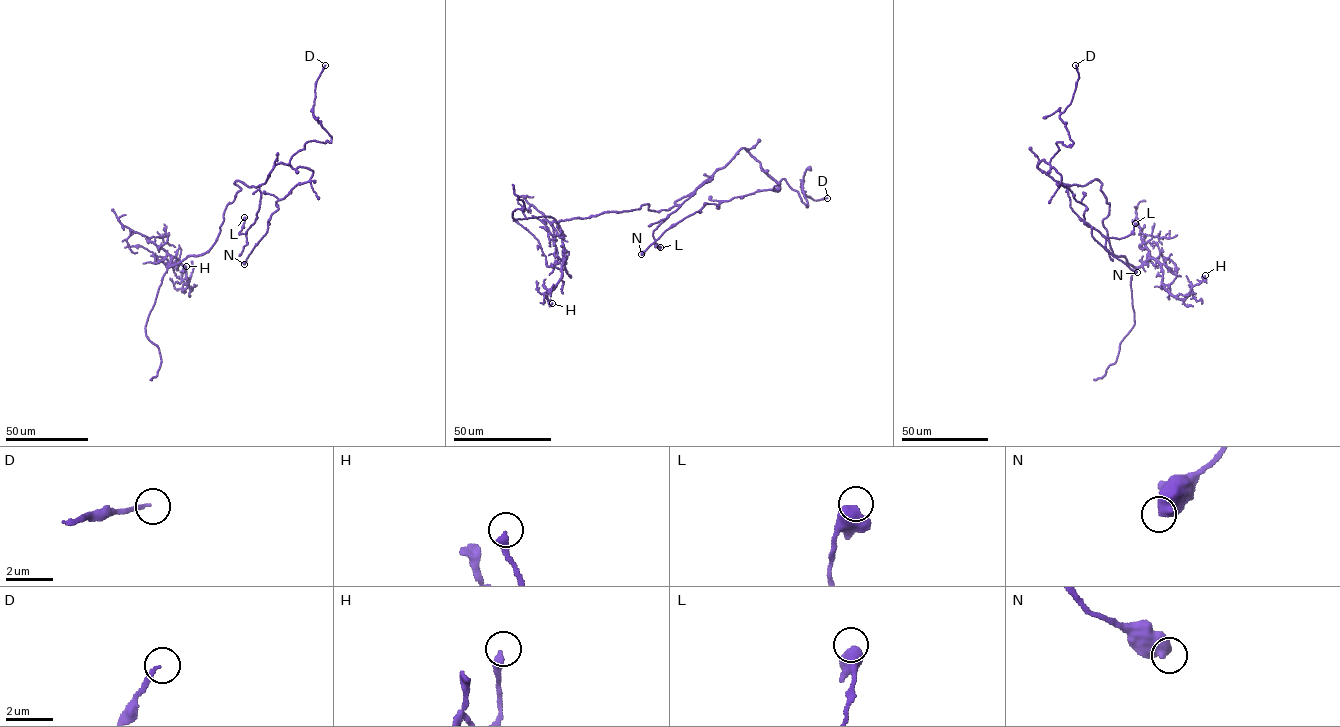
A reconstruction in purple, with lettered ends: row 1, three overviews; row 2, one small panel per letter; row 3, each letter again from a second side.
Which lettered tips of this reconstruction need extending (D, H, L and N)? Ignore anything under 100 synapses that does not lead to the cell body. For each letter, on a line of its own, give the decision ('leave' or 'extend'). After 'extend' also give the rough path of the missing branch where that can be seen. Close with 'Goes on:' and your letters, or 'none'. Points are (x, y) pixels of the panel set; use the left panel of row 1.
D: leave
H: leave
L: leave
N: leave
Goes on: none

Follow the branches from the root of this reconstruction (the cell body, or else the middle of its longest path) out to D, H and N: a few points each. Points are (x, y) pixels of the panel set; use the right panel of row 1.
D: (1099, 180), (1064, 184), (1037, 166), (1049, 162), (1057, 142), (1073, 143), (1059, 116), (1072, 99), (1075, 65)
H: (1099, 180), (1115, 256), (1136, 267), (1155, 259), (1162, 285), (1182, 300), (1205, 275)
N: (1099, 180), (1064, 184), (1037, 166), (1043, 160), (1055, 169), (1086, 206), (1092, 236), (1137, 272)

